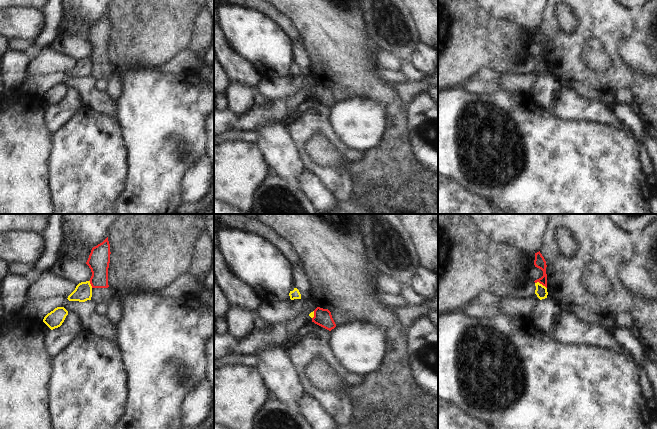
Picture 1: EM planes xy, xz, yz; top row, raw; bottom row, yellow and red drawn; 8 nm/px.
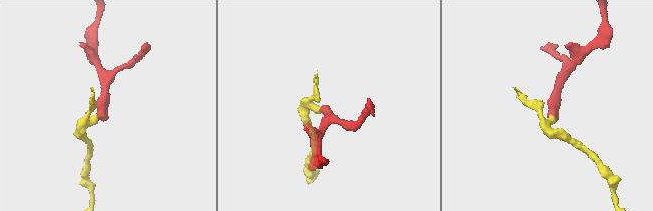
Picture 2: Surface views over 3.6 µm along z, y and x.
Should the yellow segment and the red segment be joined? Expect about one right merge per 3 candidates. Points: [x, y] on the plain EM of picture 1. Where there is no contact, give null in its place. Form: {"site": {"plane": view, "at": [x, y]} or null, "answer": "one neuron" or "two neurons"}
{"site": {"plane": "yz", "at": [541, 60]}, "answer": "two neurons"}

